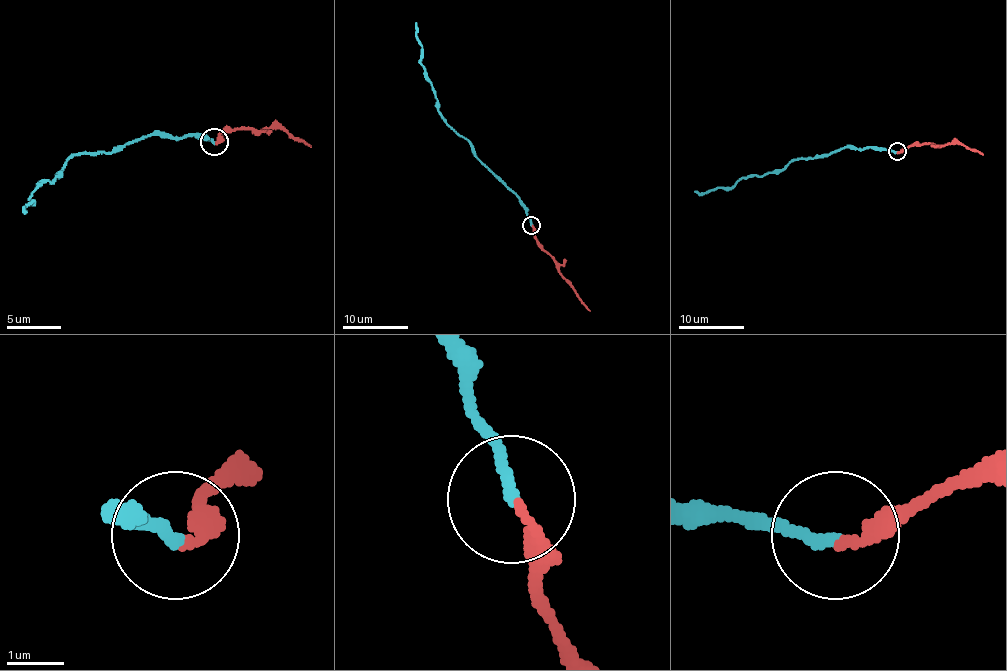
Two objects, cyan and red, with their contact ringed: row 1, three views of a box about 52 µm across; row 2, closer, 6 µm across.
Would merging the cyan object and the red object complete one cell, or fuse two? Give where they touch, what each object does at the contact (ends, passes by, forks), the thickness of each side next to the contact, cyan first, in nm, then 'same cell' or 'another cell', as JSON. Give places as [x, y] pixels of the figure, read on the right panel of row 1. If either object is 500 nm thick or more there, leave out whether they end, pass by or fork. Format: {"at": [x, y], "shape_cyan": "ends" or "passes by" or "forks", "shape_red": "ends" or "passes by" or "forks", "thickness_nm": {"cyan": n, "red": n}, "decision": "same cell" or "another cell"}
{"at": [897, 151], "shape_cyan": "ends", "shape_red": "ends", "thickness_nm": {"cyan": 200, "red": 260}, "decision": "another cell"}

